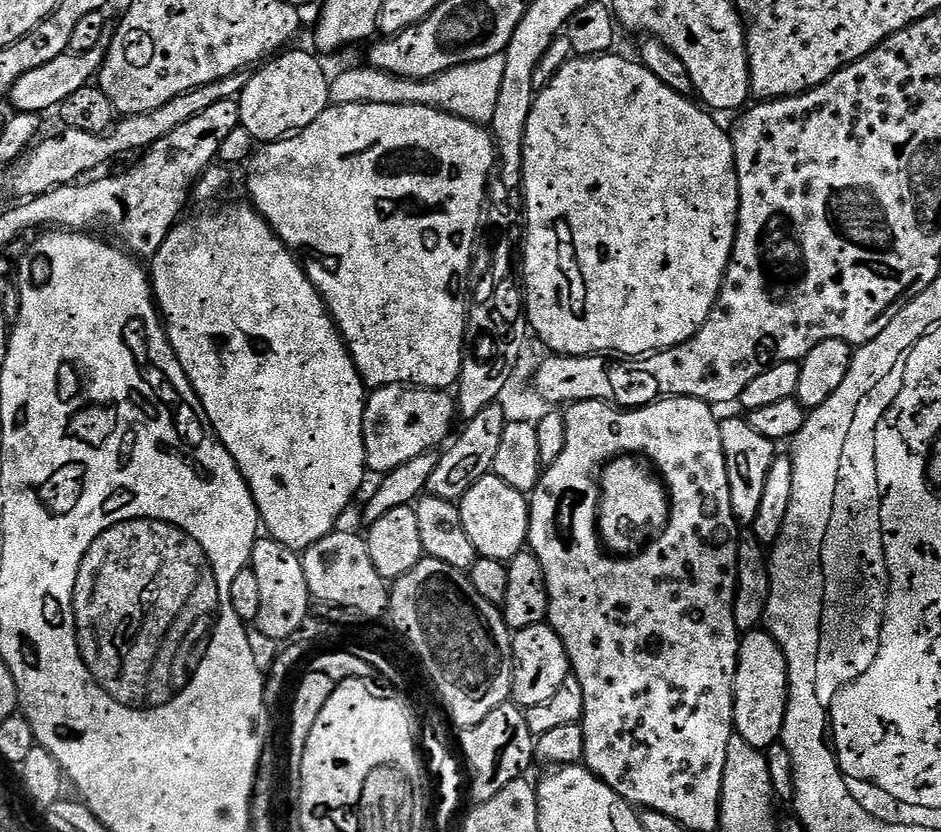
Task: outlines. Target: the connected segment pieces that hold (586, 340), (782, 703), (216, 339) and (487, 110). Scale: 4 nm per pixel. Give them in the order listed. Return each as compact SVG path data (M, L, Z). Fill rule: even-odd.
M616 55L569 60L566 66L562 66L562 70L558 70L558 74L554 74L550 86L537 92L530 118L526 122L522 189L524 214L526 225L528 224L528 233L524 236L524 256L522 255L526 315L534 336L549 348L549 353L558 356L615 354L620 358L643 358L653 352L665 352L668 348L685 344L702 330L702 326L710 318L728 264L732 260L732 247L736 241L736 224L740 220L740 191L729 129L724 129L716 121L719 119L711 111L701 107L695 99L670 90L666 82L654 78L654 74L646 70L644 64Z
M753 630L741 635L738 670L734 678L734 722L735 735L741 736L752 747L767 750L784 735L784 723L788 710L788 663L782 646L778 644L771 632Z
M251 203L228 204L217 212L208 212L205 216L196 216L193 220L184 218L170 230L166 242L150 260L150 279L154 299L166 321L168 341L172 343L178 362L182 362L182 370L186 370L186 378L190 378L190 386L198 394L202 406L206 410L206 418L210 418L212 429L226 446L230 458L238 466L242 478L248 484L250 494L256 503L263 531L273 540L282 542L282 546L290 546L298 553L314 546L331 532L337 531L340 515L352 504L356 491L364 484L366 473L366 450L364 449L364 405L366 403L366 385L360 377L356 363L336 328L336 324L328 314L320 291L312 285L305 265L300 264L291 248L278 239L276 231L260 217Z
M501 54L454 66L450 71L432 76L429 80L407 80L401 76L391 76L388 72L379 72L371 66L363 67L348 68L331 77L332 104L421 104L440 108L451 116L461 116L463 120L487 125L494 118L498 106L502 74L506 74L506 58Z

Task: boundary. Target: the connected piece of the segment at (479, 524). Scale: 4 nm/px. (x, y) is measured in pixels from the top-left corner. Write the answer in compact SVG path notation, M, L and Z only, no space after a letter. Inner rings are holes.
M489 474L466 490L464 497L458 501L458 507L462 526L466 526L466 534L470 534L470 542L474 542L480 556L507 562L525 551L530 509L530 500L525 493L514 490L514 486L506 486L502 478Z

